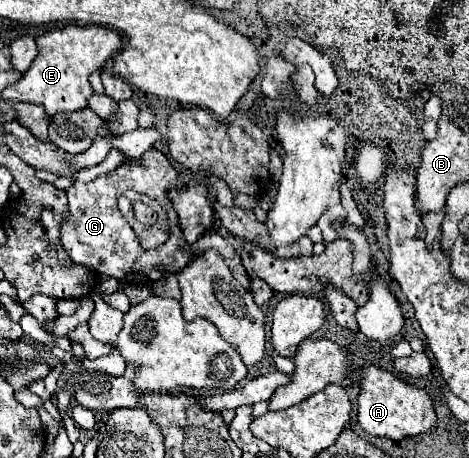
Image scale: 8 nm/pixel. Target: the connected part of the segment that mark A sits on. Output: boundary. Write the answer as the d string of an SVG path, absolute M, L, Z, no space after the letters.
M364 365L358 383L358 425L366 433L398 441L404 437L426 433L434 425L436 413L432 407L432 399L422 389L416 389L398 375L392 375L374 365Z

